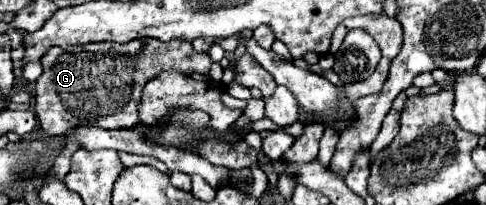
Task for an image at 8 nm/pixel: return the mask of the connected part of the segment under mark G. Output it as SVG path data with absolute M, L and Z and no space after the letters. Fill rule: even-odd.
M135 38L135 40L127 42L127 44L119 44L119 42L91 42L91 44L87 44L87 46L71 46L71 50L63 50L61 46L59 46L59 48L53 46L53 48L49 50L49 54L41 58L43 74L41 74L41 76L37 78L37 82L35 82L35 114L37 114L37 120L39 120L39 124L41 124L41 128L43 128L43 132L45 132L47 136L61 136L61 134L65 134L67 130L71 130L71 128L75 128L75 126L101 126L101 124L103 124L103 128L135 128L135 126L139 124L139 100L141 100L141 92L143 92L143 86L145 86L151 78L159 76L159 74L165 72L165 70L177 70L177 72L187 74L187 76L191 76L191 74L207 76L211 64L213 64L213 62L211 62L209 54L197 54L197 52L193 50L191 42L183 42L183 40L159 42L157 38Z

